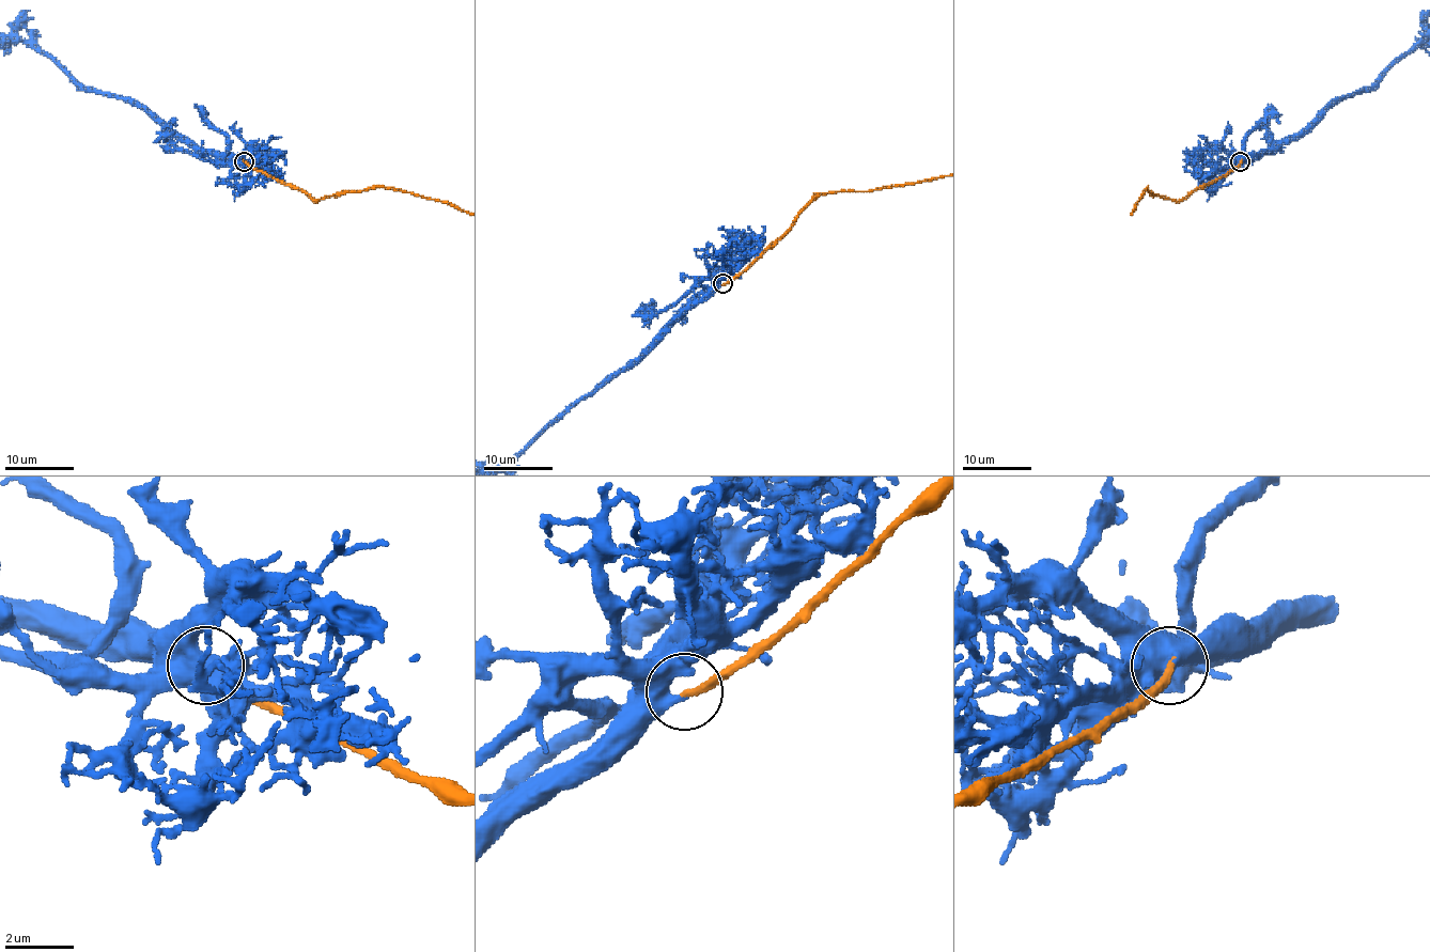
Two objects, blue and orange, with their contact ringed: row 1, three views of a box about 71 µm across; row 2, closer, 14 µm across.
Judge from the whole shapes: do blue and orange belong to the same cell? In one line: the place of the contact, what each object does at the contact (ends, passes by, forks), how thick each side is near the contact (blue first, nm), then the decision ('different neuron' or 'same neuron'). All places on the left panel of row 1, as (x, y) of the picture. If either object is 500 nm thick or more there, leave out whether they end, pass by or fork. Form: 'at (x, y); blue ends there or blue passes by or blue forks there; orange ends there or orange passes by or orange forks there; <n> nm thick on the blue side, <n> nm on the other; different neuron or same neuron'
at (244, 161); blue ends there; orange ends there; 400 nm thick on the blue side, 240 nm on the other; same neuron

